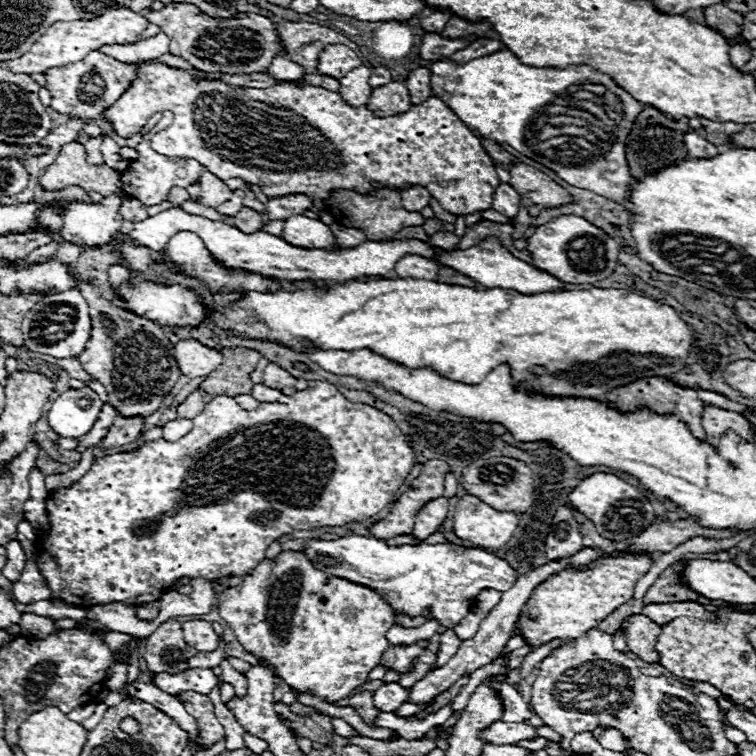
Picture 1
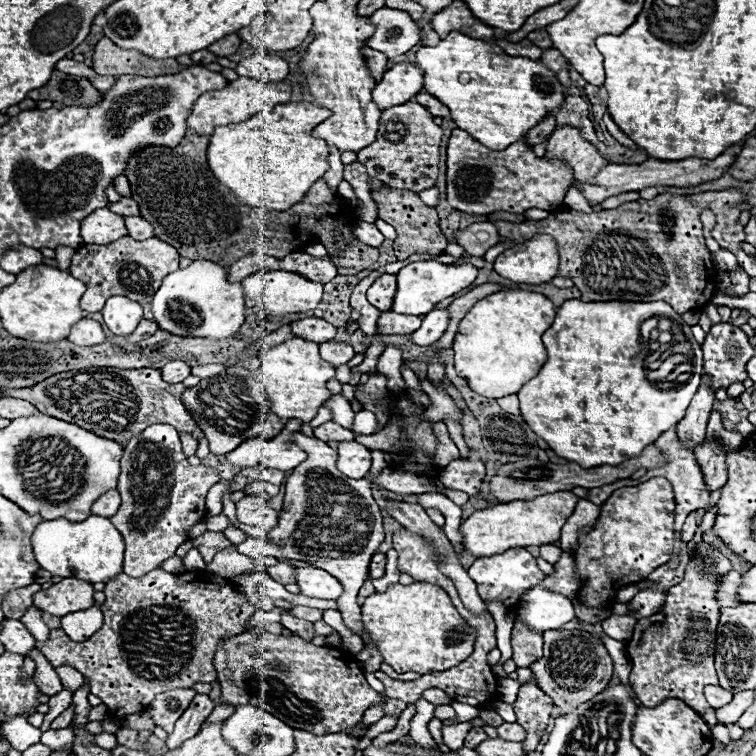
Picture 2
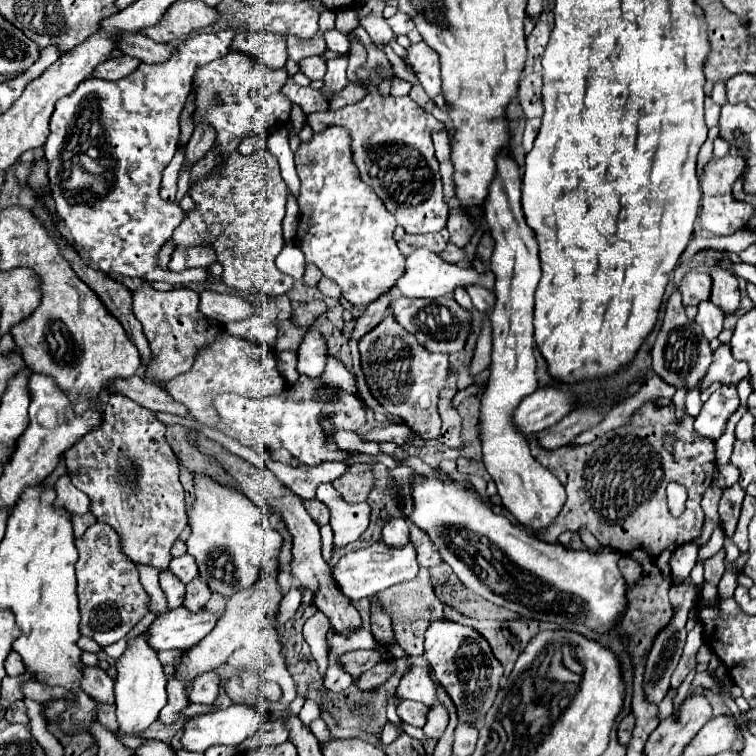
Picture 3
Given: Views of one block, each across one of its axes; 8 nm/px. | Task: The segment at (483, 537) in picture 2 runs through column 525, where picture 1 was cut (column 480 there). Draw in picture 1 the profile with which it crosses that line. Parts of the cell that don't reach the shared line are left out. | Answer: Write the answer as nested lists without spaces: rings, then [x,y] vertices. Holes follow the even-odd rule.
[[[466,494],[458,500],[454,510],[454,534],[480,548],[498,550],[504,546],[518,528],[518,516],[514,512],[498,512]]]

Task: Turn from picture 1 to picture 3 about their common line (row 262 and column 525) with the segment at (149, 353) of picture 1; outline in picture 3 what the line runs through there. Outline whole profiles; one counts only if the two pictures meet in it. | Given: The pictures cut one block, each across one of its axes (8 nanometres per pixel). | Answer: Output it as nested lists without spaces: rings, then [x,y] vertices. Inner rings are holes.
[[[528,74],[520,80],[520,92],[518,92],[518,102],[524,108],[526,118],[540,118],[544,108],[542,108],[542,74]]]

